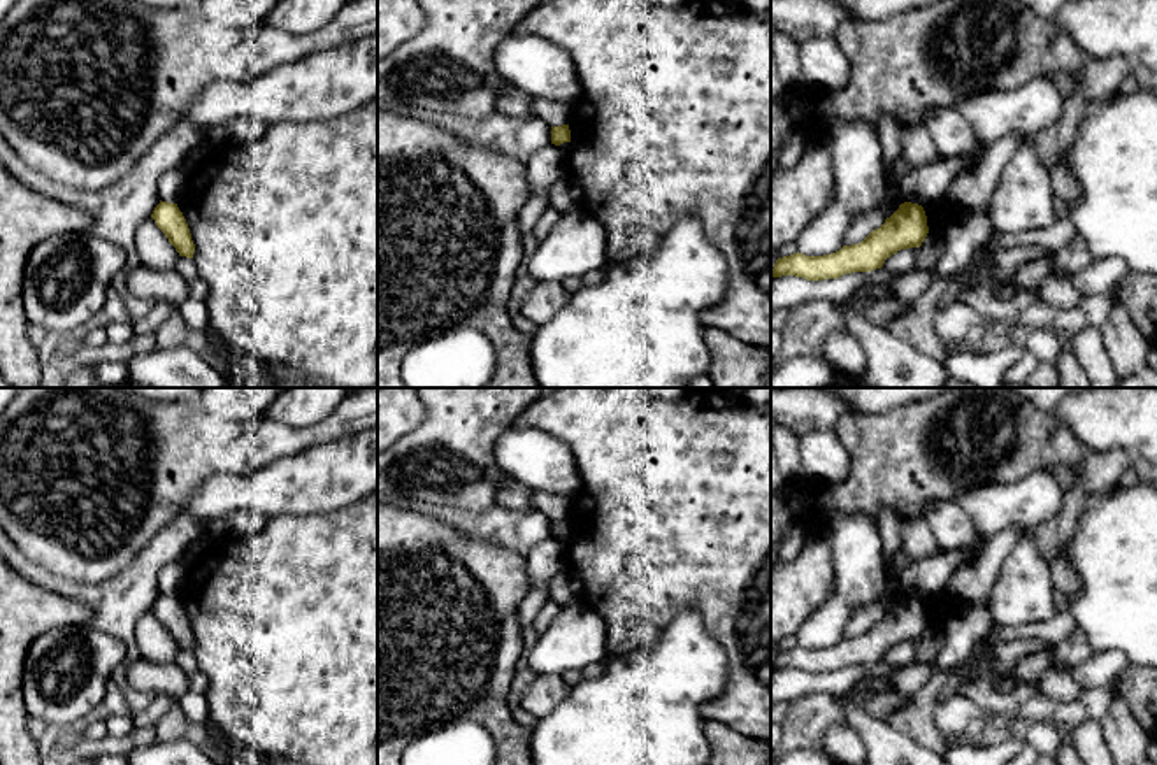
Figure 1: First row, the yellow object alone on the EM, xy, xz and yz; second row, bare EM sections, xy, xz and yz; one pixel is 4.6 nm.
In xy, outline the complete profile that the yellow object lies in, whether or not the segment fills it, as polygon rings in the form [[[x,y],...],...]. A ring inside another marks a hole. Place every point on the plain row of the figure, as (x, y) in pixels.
[[[160,593],[151,611],[155,612],[156,619],[165,626],[169,635],[176,640],[179,649],[193,651],[195,637],[191,633],[188,616],[177,597]]]

